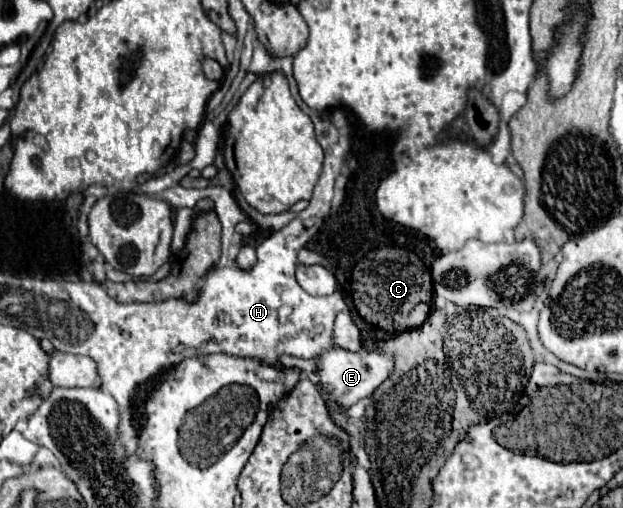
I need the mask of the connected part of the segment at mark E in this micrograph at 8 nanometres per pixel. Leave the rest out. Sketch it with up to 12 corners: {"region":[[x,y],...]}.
{"region":[[336,349],[318,359],[282,361],[316,373],[334,399],[350,407],[394,371],[380,349]]}

